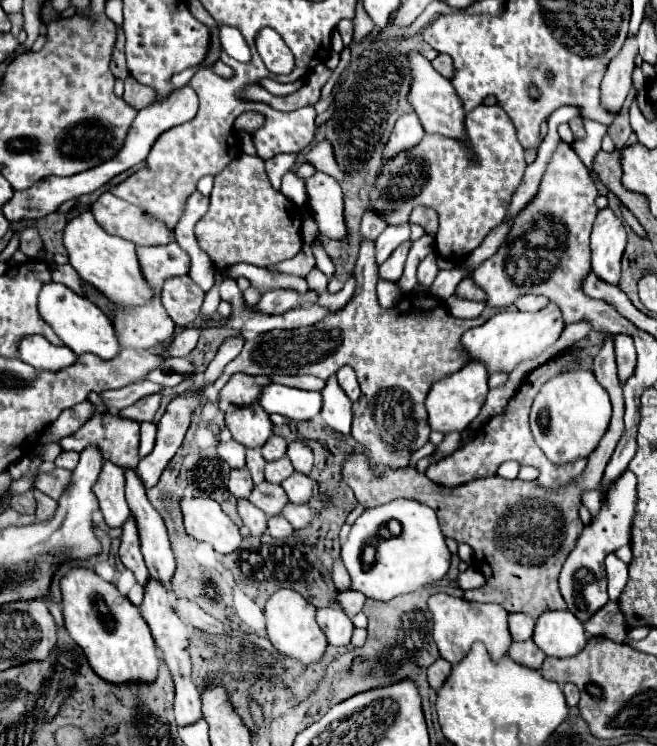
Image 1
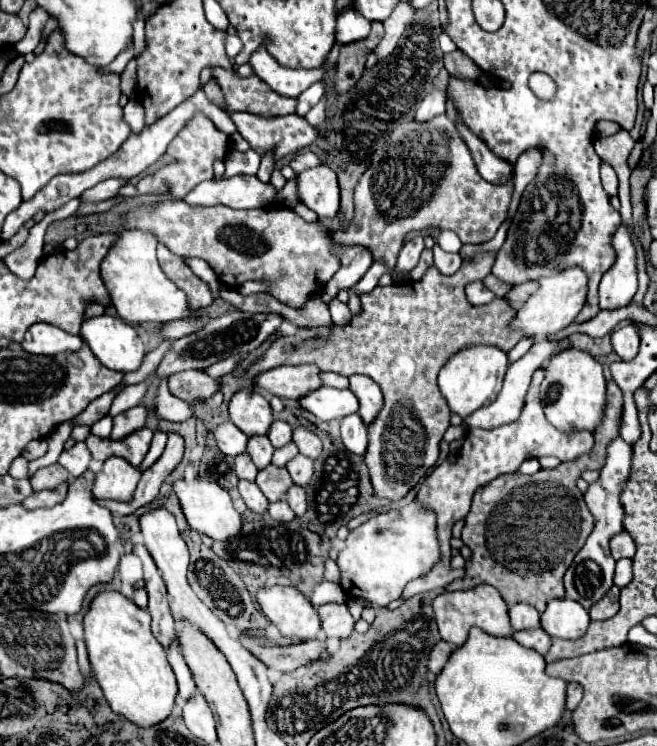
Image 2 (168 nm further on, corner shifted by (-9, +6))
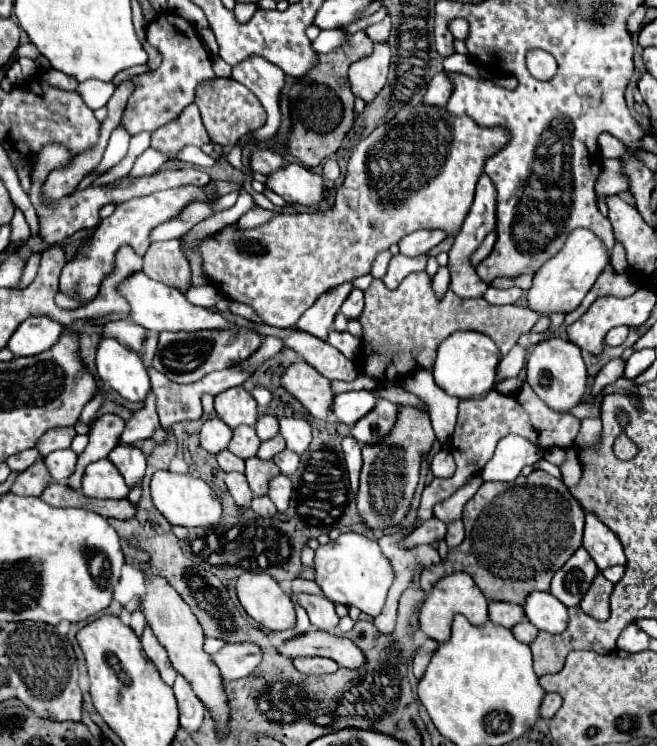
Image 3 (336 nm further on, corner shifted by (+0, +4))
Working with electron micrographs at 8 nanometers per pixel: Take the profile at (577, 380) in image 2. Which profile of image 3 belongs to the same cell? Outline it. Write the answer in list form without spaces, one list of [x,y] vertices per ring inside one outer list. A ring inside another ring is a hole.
[[[547,338],[535,344],[527,354],[527,384],[533,392],[557,412],[567,412],[577,406],[587,390],[587,370],[581,348],[569,340]]]

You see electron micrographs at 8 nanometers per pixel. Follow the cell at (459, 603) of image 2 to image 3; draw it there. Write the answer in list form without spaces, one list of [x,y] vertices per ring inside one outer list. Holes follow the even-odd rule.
[[[465,572],[449,574],[433,586],[433,590],[427,594],[427,598],[421,604],[419,614],[417,614],[419,630],[423,630],[429,638],[433,638],[437,642],[447,642],[449,634],[451,634],[451,620],[455,614],[467,616],[467,620],[473,622],[475,626],[481,626],[487,620],[487,600],[481,594],[481,590],[477,590],[477,584],[473,582],[473,578],[469,578],[469,574],[465,574]]]

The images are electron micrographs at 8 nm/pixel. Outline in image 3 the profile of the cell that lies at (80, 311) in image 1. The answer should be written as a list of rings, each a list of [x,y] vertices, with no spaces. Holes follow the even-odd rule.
[[[103,338],[97,346],[97,374],[103,384],[129,402],[145,402],[151,384],[141,356],[117,340]]]

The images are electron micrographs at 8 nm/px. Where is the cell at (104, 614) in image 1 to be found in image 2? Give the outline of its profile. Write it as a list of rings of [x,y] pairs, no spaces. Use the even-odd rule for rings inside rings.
[[[116,590],[98,592],[92,598],[90,608],[84,616],[84,640],[86,640],[94,676],[114,712],[126,716],[130,722],[134,722],[138,726],[156,724],[170,714],[176,694],[178,694],[176,678],[166,660],[166,650],[162,648],[162,644],[154,638],[154,634],[150,630],[150,614],[144,608],[136,606],[132,600],[128,600],[124,594],[120,594]]]

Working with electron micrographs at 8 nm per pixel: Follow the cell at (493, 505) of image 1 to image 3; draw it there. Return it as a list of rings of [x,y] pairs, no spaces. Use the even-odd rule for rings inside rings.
[[[533,470],[529,476],[517,476],[513,482],[485,482],[479,488],[479,492],[465,504],[463,524],[465,524],[465,540],[459,546],[449,548],[445,560],[421,570],[419,576],[421,588],[429,592],[433,584],[443,576],[449,576],[453,572],[467,572],[489,602],[505,600],[523,604],[529,592],[533,590],[547,592],[553,574],[581,546],[585,514],[579,502],[567,492],[567,486],[563,482],[557,482],[557,478],[549,476],[547,472]]]

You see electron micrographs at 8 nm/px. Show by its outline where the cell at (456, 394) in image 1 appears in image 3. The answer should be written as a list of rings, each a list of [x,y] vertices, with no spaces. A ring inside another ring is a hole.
[[[473,330],[453,332],[449,338],[445,338],[439,344],[433,376],[435,376],[437,386],[443,388],[447,394],[457,396],[457,398],[469,398],[469,396],[485,394],[493,388],[499,360],[501,360],[501,352],[487,334],[479,334]]]

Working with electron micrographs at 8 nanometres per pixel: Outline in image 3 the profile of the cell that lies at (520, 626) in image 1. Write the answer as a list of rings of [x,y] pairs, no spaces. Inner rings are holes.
[[[489,602],[489,620],[505,626],[505,628],[513,628],[517,622],[521,622],[525,618],[525,612],[519,604],[511,604],[511,602]]]

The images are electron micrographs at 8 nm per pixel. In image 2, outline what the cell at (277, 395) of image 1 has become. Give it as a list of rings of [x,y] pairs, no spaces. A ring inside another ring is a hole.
[[[320,386],[298,398],[298,402],[318,420],[340,420],[342,416],[358,412],[358,400],[350,390],[338,390],[330,386]]]

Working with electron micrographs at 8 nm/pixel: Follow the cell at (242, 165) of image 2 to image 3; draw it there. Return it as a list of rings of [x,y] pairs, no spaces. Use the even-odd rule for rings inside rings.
[[[253,54],[233,66],[233,80],[247,86],[263,104],[267,112],[267,122],[259,130],[253,132],[255,140],[271,138],[281,122],[279,114],[279,94],[285,86],[285,74],[279,66],[273,66],[269,60]]]

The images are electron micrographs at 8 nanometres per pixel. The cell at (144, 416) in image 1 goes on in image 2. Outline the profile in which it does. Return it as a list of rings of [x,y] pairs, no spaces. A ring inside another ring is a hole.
[[[138,404],[138,406],[114,416],[114,430],[112,430],[110,438],[118,440],[118,438],[128,436],[128,432],[142,428],[146,422],[146,416],[148,416],[148,408],[144,404]]]

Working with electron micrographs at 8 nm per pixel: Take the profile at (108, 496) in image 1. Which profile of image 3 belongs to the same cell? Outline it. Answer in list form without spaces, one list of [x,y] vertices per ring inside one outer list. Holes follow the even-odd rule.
[[[101,458],[87,466],[83,474],[83,488],[81,492],[89,498],[127,498],[129,488],[125,486],[125,480],[121,478],[119,470],[113,466],[109,458]]]

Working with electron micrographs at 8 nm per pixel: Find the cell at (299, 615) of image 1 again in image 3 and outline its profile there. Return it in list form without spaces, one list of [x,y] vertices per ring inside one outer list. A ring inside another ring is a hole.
[[[245,572],[237,578],[237,598],[243,610],[263,628],[289,630],[295,626],[295,604],[269,576]]]

